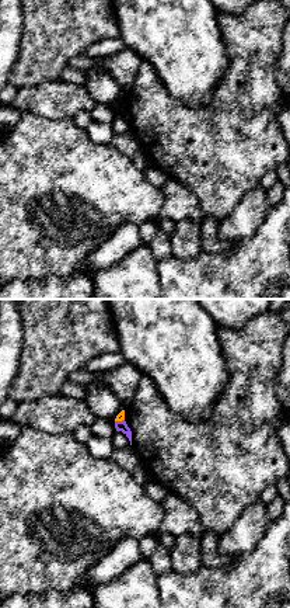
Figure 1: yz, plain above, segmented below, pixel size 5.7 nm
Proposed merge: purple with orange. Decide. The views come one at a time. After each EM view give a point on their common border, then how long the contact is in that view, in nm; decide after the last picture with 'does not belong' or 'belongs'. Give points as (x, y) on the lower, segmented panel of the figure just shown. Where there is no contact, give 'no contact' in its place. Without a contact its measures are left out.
meets purple at (119, 421); contact 60 nm long

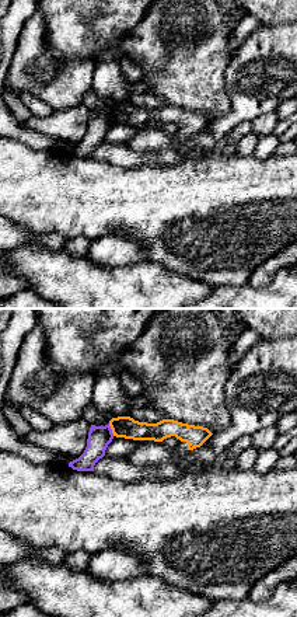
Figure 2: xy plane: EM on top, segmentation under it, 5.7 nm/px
meets purple at (111, 429); contact 80 nm long

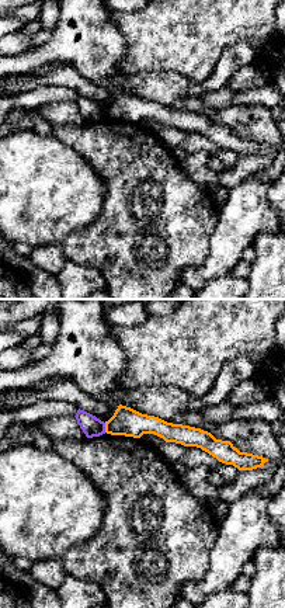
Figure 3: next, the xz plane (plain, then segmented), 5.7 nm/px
meets purple at (104, 427); contact 60 nm long

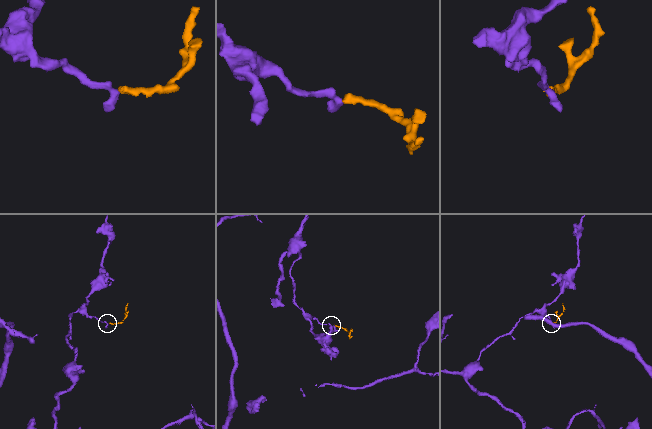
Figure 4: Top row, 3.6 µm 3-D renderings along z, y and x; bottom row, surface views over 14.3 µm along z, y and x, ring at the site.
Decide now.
does not belong

